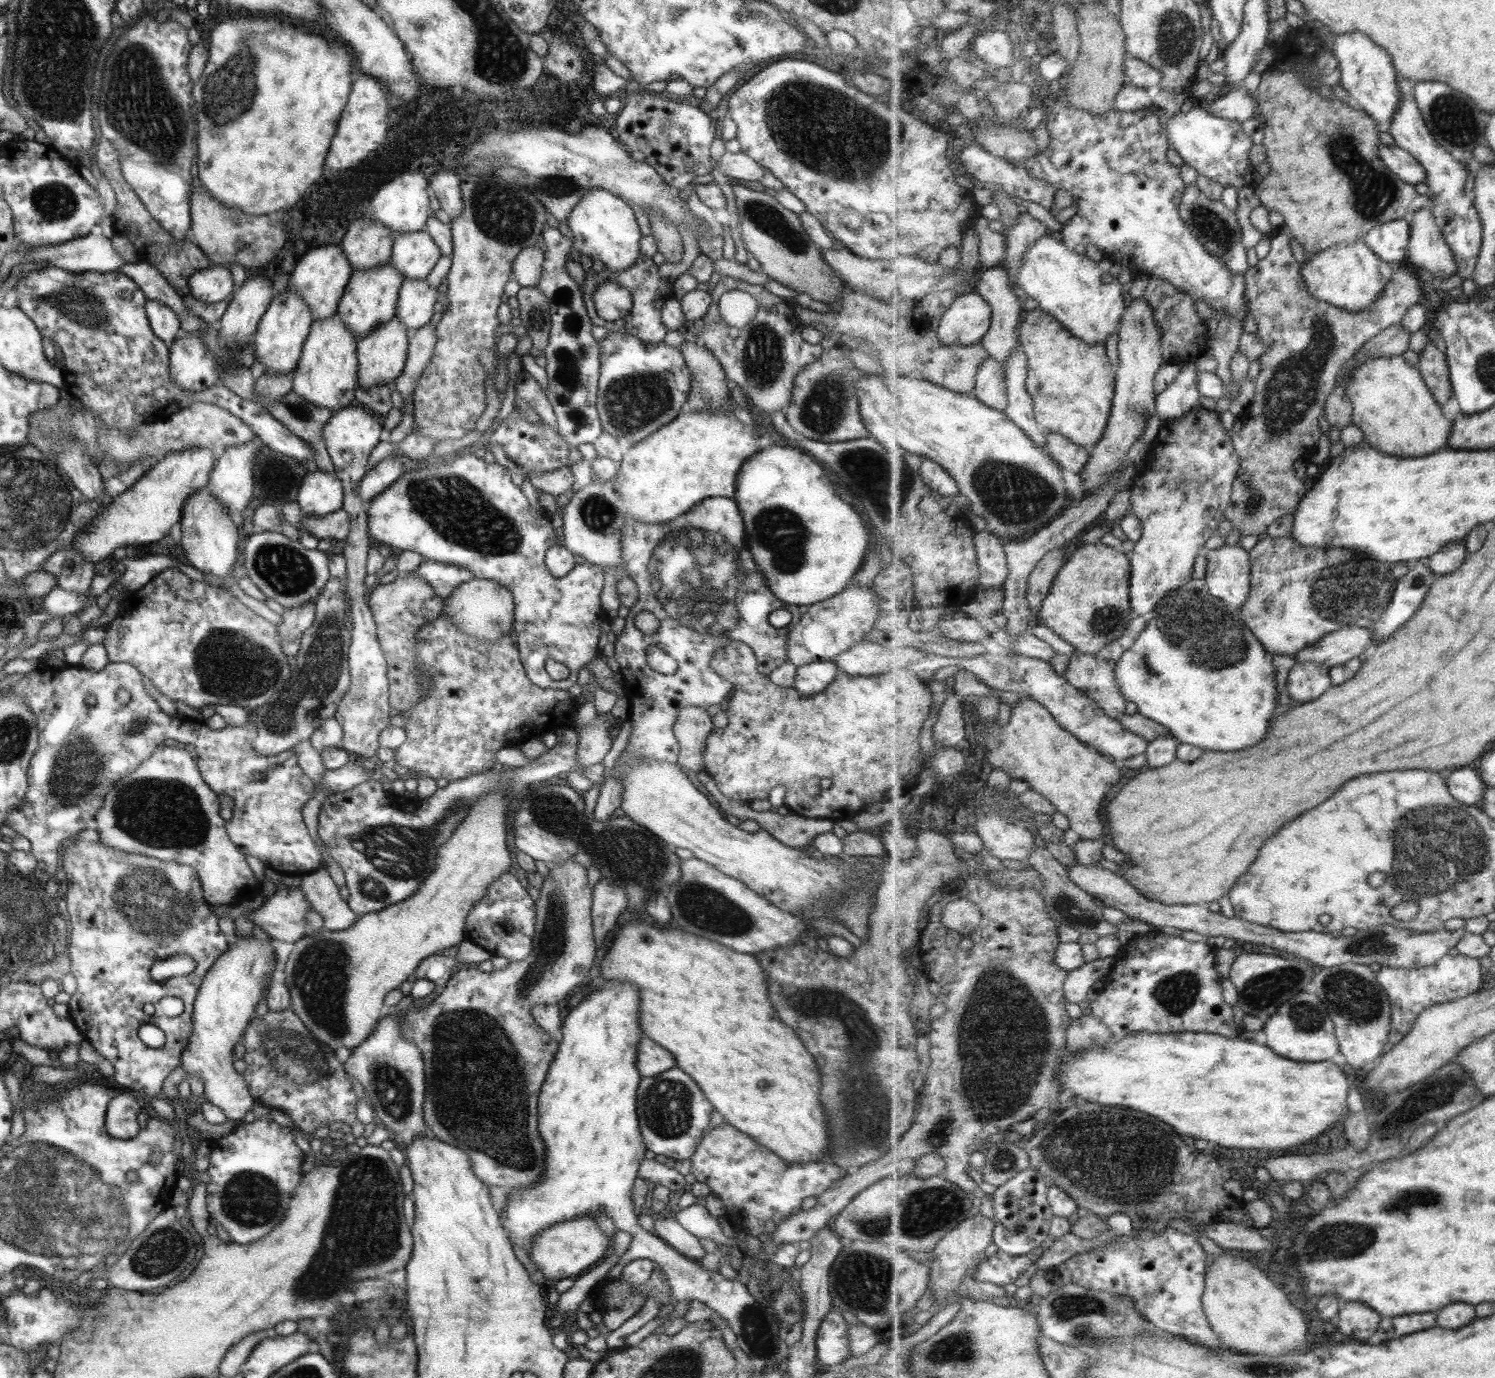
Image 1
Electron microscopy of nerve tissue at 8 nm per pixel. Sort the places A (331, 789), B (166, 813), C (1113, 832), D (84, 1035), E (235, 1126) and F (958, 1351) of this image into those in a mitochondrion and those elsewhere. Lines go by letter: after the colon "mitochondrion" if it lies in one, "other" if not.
A: other
B: mitochondrion
C: other
D: other
E: other
F: mitochondrion

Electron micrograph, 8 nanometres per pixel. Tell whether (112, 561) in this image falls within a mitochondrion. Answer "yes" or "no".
no

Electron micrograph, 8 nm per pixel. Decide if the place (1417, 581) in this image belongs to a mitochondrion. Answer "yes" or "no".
yes

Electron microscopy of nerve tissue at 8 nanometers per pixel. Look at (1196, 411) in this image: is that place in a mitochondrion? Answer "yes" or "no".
no

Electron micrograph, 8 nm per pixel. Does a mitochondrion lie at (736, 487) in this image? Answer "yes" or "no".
no

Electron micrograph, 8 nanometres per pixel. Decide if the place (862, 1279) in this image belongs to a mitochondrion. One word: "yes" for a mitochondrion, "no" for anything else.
yes

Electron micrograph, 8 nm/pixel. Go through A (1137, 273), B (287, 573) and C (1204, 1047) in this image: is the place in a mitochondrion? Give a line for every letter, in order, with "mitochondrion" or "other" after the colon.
A: other
B: mitochondrion
C: other

